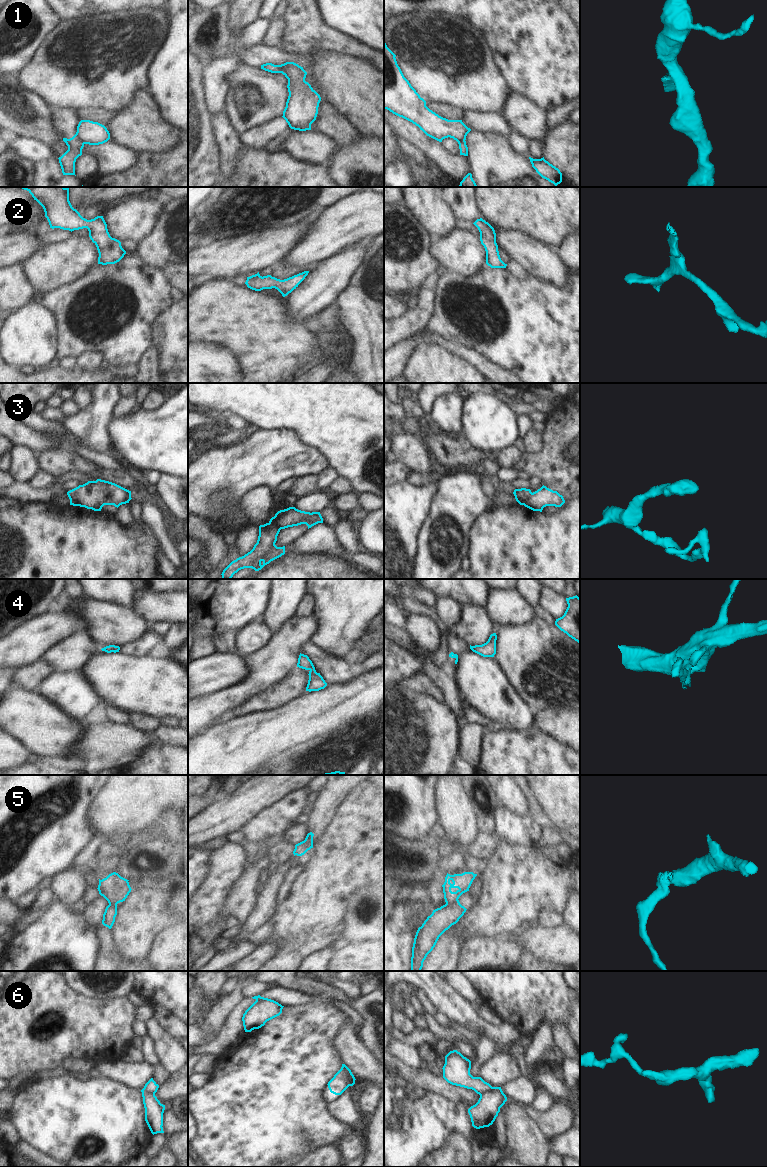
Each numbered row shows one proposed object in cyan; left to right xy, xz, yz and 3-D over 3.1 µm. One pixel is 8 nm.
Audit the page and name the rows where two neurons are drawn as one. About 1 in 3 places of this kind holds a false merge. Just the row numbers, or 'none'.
1, 3, 5, 6

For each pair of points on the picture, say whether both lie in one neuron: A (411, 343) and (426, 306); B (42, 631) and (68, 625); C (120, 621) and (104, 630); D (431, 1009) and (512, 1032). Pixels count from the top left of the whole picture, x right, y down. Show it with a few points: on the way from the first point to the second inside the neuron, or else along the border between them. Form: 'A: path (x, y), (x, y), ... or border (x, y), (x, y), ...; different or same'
A: border (425, 327), (394, 345); different
B: path (48, 629), (54, 625), (62, 625); same
C: path (116, 624), (108, 626); same
D: border (424, 991), (439, 1010); different

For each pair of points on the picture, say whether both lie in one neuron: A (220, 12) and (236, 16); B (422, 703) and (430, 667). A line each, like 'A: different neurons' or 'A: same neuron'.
A: different neurons
B: different neurons

